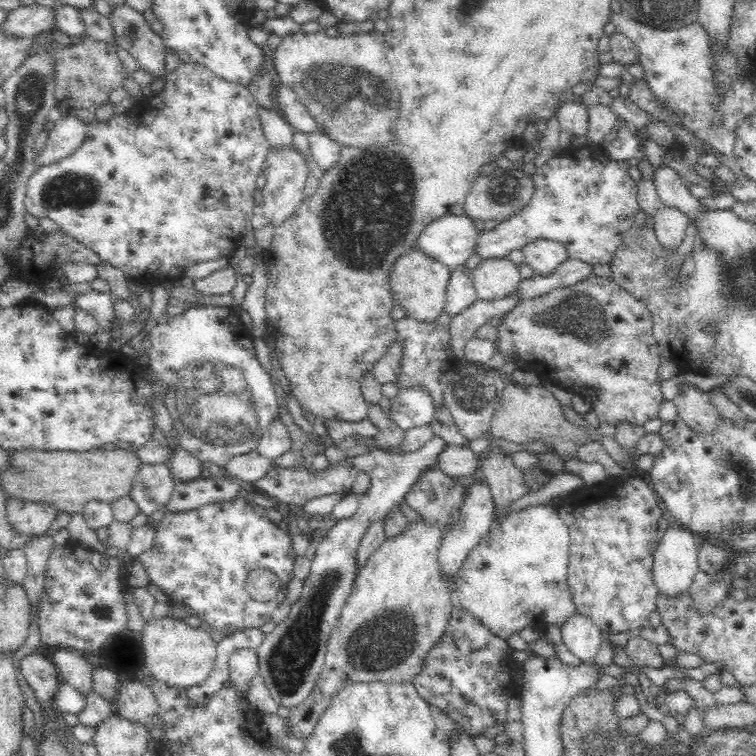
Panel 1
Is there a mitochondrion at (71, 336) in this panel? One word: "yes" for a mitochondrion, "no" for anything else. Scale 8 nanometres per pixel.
no

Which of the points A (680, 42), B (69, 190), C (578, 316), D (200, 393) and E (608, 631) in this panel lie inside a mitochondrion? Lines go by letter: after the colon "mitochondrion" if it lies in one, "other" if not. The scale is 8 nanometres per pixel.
A: mitochondrion
B: mitochondrion
C: mitochondrion
D: mitochondrion
E: other

